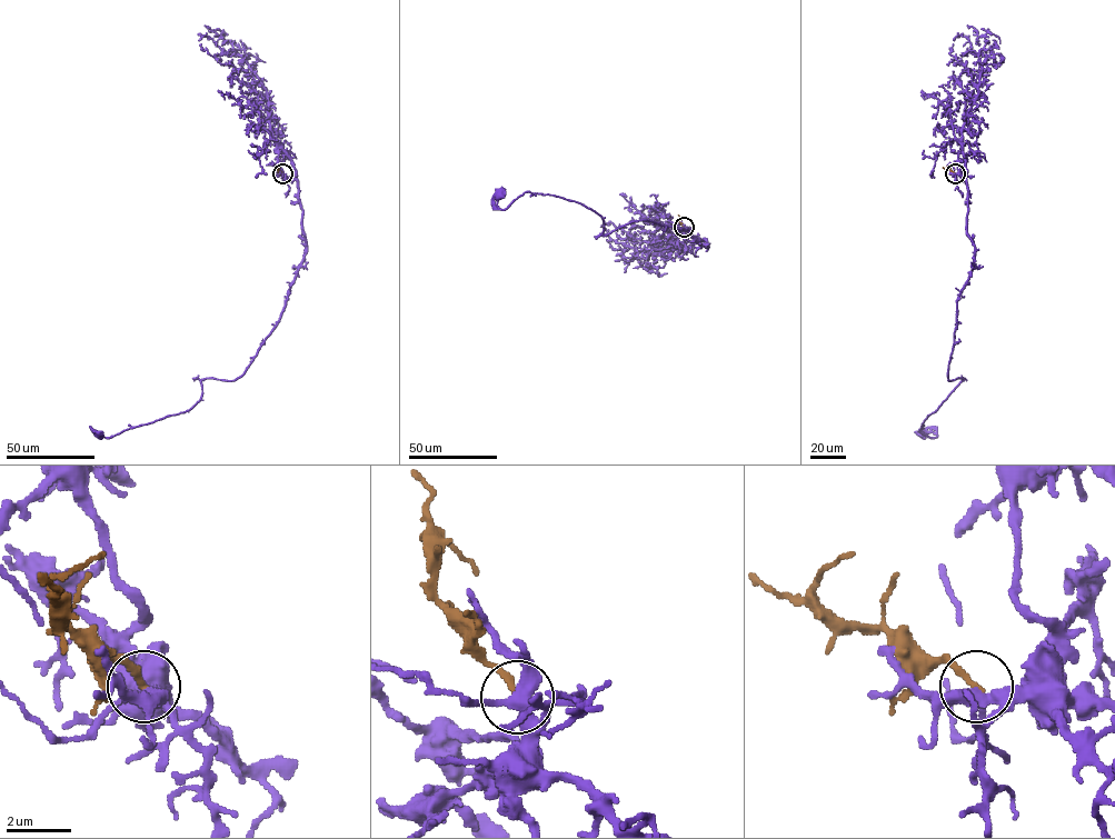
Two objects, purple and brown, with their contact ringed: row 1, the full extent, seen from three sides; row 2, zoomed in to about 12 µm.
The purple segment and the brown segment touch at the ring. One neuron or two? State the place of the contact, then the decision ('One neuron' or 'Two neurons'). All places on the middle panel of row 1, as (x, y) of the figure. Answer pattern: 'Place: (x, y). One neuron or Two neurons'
Place: (684, 227). Two neurons

